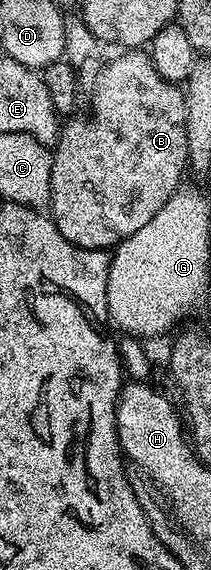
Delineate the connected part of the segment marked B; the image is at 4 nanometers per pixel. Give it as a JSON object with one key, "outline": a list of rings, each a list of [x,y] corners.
{"outline":[[[129,52],[125,60],[116,63],[114,71],[106,78],[107,95],[96,99],[91,107],[91,119],[77,118],[71,116],[62,123],[59,138],[53,147],[51,156],[51,200],[49,203],[49,216],[57,224],[61,236],[69,240],[69,244],[89,248],[90,250],[110,251],[119,243],[133,236],[133,232],[138,232],[140,228],[145,228],[161,208],[171,199],[171,195],[180,189],[179,182],[185,175],[185,167],[188,165],[187,159],[187,142],[186,142],[186,104],[184,102],[184,91],[174,82],[167,82],[153,68],[153,60],[150,53],[147,52]]]}

